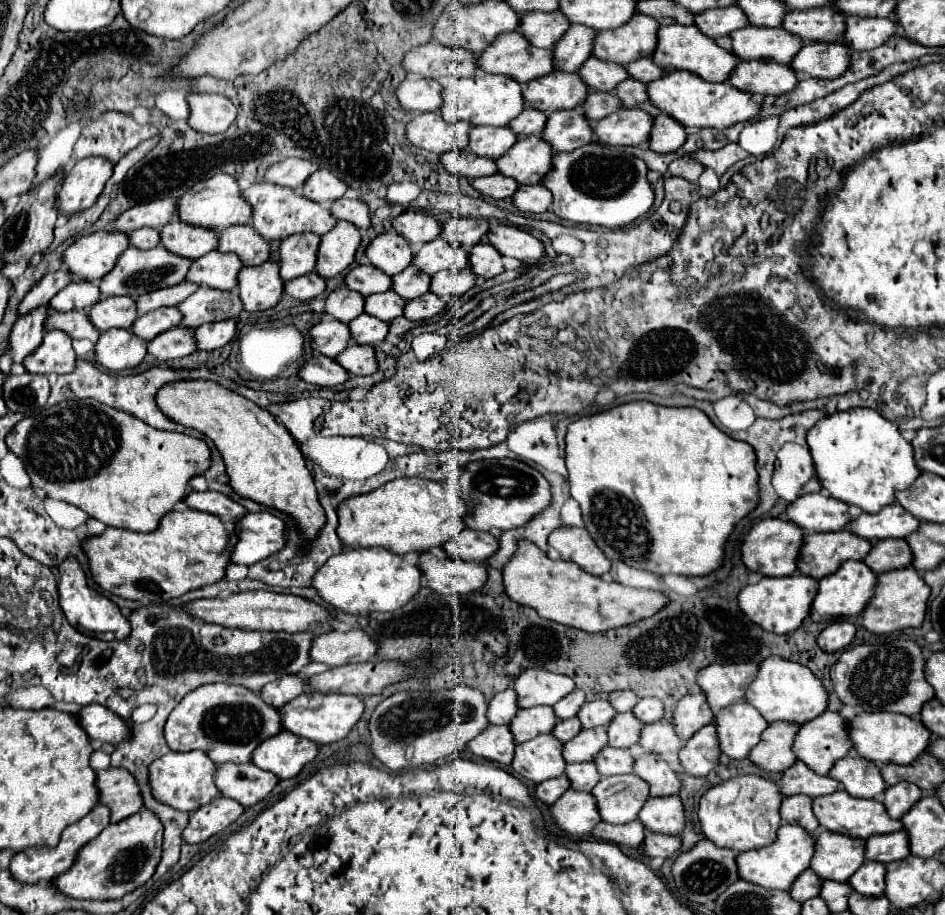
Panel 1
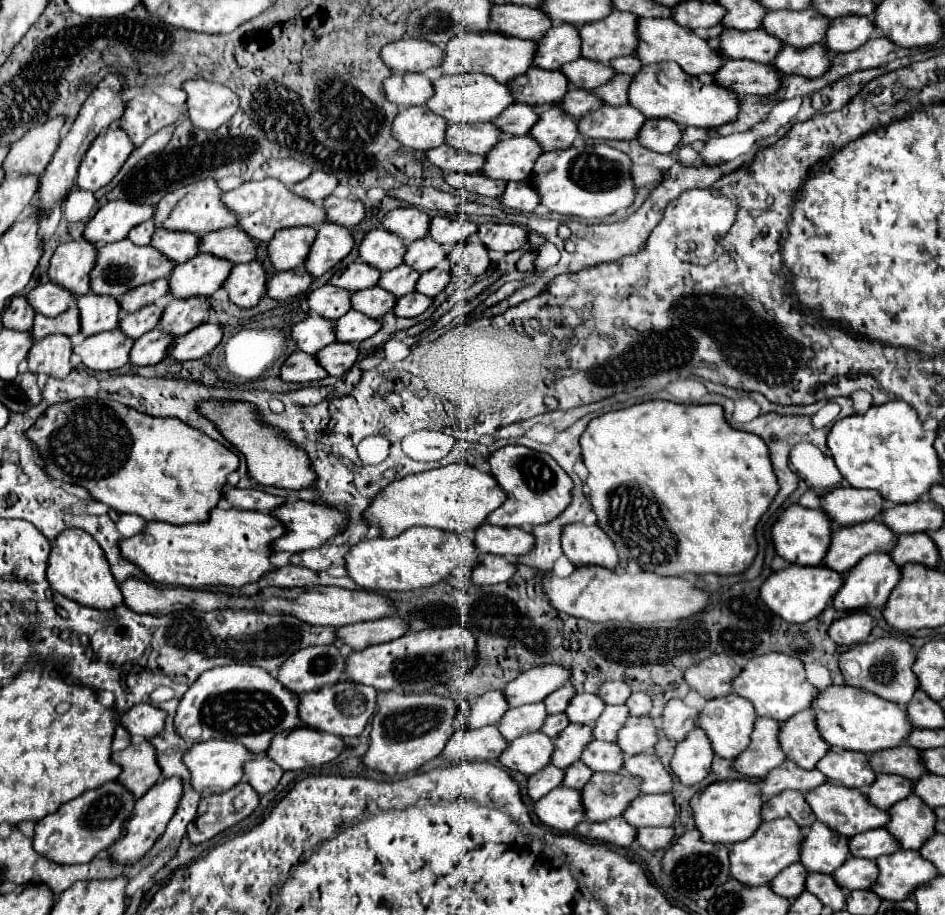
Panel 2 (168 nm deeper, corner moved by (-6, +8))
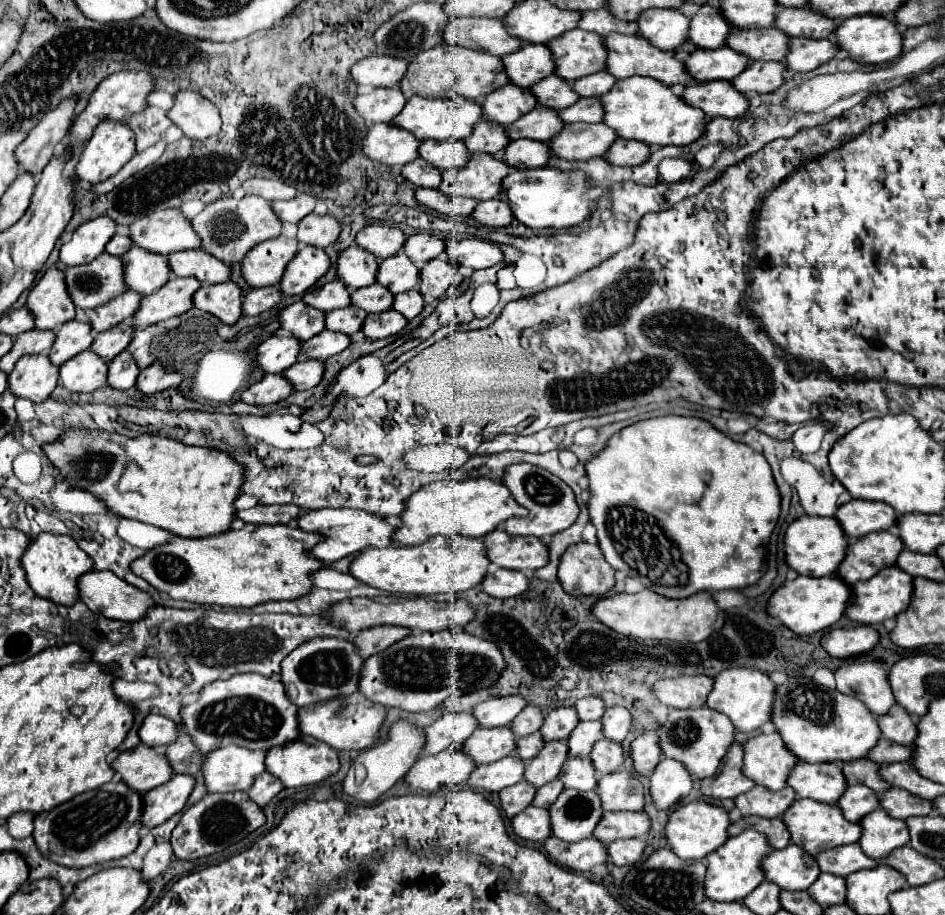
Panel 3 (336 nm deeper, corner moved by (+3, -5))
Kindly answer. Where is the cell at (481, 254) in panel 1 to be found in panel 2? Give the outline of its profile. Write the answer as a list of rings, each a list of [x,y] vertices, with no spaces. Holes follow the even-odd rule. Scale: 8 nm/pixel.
[[[461,242],[461,244],[455,244],[449,250],[447,260],[451,264],[451,274],[455,278],[481,276],[491,266],[491,262],[487,258],[487,248],[481,246],[479,242]]]

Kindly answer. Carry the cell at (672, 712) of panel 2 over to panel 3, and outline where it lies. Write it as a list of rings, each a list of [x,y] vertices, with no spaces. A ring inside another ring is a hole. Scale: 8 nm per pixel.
[[[654,729],[638,735],[630,747],[632,747],[634,767],[640,775],[654,769],[662,757],[660,755],[660,743],[656,743],[656,731]]]

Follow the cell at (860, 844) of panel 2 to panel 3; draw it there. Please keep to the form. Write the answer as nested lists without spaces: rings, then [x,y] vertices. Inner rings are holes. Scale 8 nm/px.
[[[858,843],[834,847],[832,851],[822,851],[816,857],[816,861],[824,873],[832,873],[832,875],[840,875],[840,877],[848,877],[850,873],[856,873],[860,869],[878,867],[878,861],[864,855],[864,851],[860,849]]]

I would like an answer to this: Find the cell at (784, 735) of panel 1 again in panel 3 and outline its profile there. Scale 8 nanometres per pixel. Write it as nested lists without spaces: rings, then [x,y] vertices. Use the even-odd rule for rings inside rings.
[[[734,743],[726,757],[722,759],[720,769],[714,777],[708,777],[702,781],[702,791],[708,797],[714,799],[736,799],[736,795],[742,795],[744,791],[750,791],[756,783],[748,779],[742,773],[742,761],[744,761],[744,749],[740,743]]]

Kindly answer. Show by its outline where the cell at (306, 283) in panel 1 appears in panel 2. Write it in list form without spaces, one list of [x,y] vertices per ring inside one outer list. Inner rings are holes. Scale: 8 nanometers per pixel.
[[[297,266],[289,272],[279,272],[267,280],[267,296],[273,300],[289,300],[301,292],[305,292],[311,284],[311,276],[305,272],[303,266]]]

